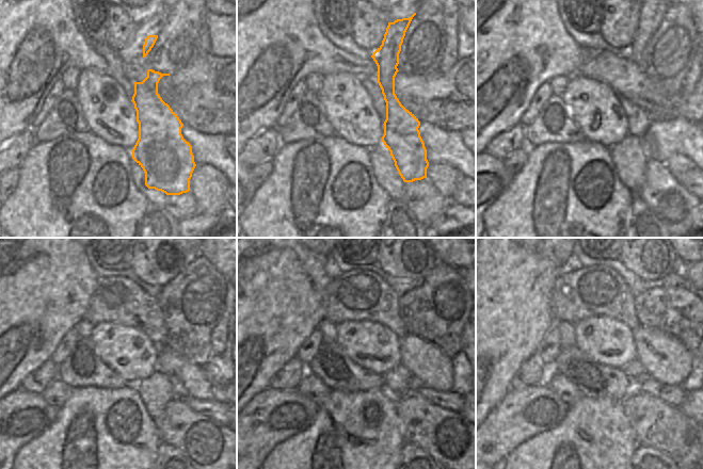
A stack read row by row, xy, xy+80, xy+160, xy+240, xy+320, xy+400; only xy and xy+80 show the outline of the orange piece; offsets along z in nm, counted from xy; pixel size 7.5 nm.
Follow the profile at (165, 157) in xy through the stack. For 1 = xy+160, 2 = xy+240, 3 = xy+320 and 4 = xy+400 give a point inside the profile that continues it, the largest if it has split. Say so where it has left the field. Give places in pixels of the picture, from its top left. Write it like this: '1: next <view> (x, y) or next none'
1: next xy+160 (650, 20)
2: next xy+240 (189, 259)
3: next none
4: next none

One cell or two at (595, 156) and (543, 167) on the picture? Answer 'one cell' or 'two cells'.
one cell

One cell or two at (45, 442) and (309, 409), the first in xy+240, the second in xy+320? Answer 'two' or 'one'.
two

